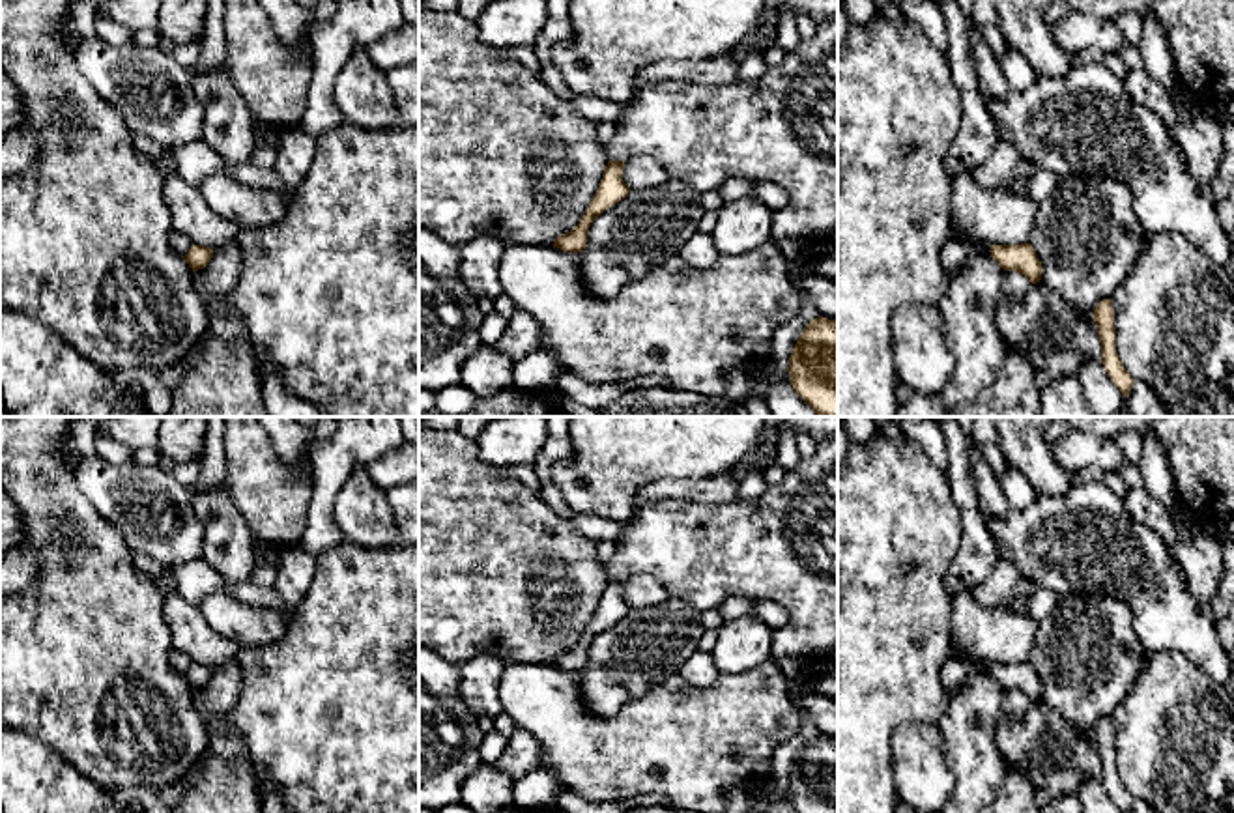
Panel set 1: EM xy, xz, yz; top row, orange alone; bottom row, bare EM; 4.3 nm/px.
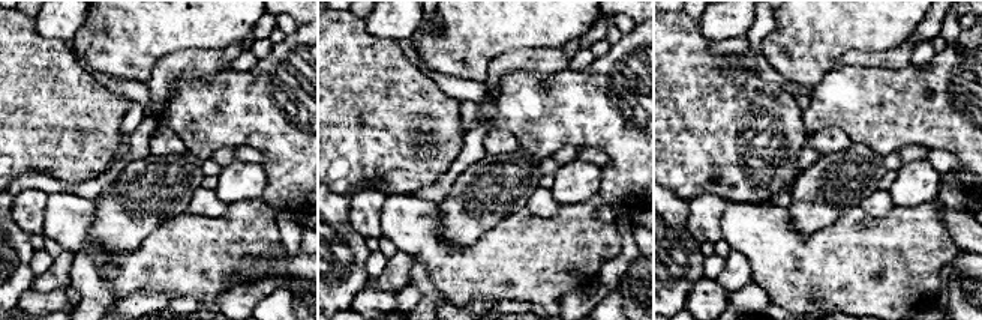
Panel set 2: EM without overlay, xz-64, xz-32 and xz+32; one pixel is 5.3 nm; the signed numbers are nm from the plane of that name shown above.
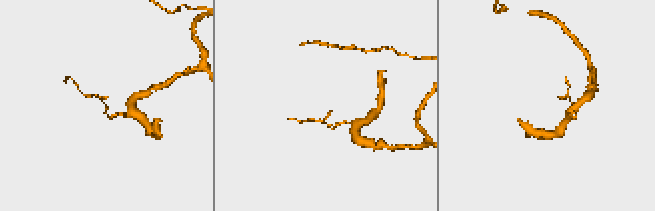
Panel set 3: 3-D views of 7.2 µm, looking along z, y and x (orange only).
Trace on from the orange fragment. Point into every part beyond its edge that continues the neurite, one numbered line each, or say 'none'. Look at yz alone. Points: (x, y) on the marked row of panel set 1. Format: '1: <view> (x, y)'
none

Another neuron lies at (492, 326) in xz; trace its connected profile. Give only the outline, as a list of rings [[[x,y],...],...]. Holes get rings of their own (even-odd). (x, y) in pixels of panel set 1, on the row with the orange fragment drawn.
[[[495,310],[484,314],[481,321],[481,340],[484,346],[494,346],[505,333],[509,318],[499,316]]]

